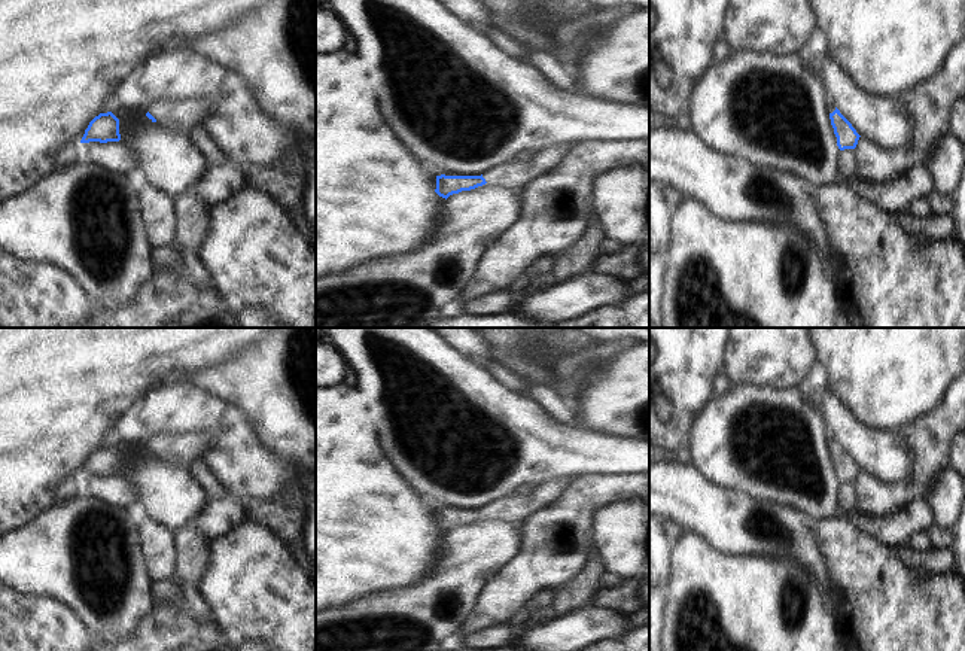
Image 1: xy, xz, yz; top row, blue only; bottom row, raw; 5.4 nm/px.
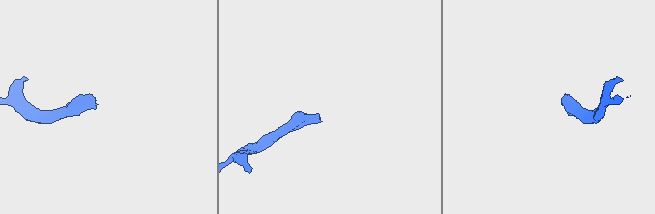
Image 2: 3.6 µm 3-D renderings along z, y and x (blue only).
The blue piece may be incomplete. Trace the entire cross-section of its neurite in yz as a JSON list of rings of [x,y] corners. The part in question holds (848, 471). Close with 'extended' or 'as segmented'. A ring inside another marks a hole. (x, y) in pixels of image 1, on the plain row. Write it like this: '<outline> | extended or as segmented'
[[[828,434],[825,441],[829,447],[838,483],[855,483],[861,469],[856,466],[852,457],[840,447],[832,434]]] | extended

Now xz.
[[[566,475],[545,480],[542,484],[532,486],[526,493],[517,492],[503,496],[481,509],[436,509],[435,526],[447,533],[453,527],[471,524],[485,517],[523,523],[533,512],[552,504],[575,477]]] | extended

